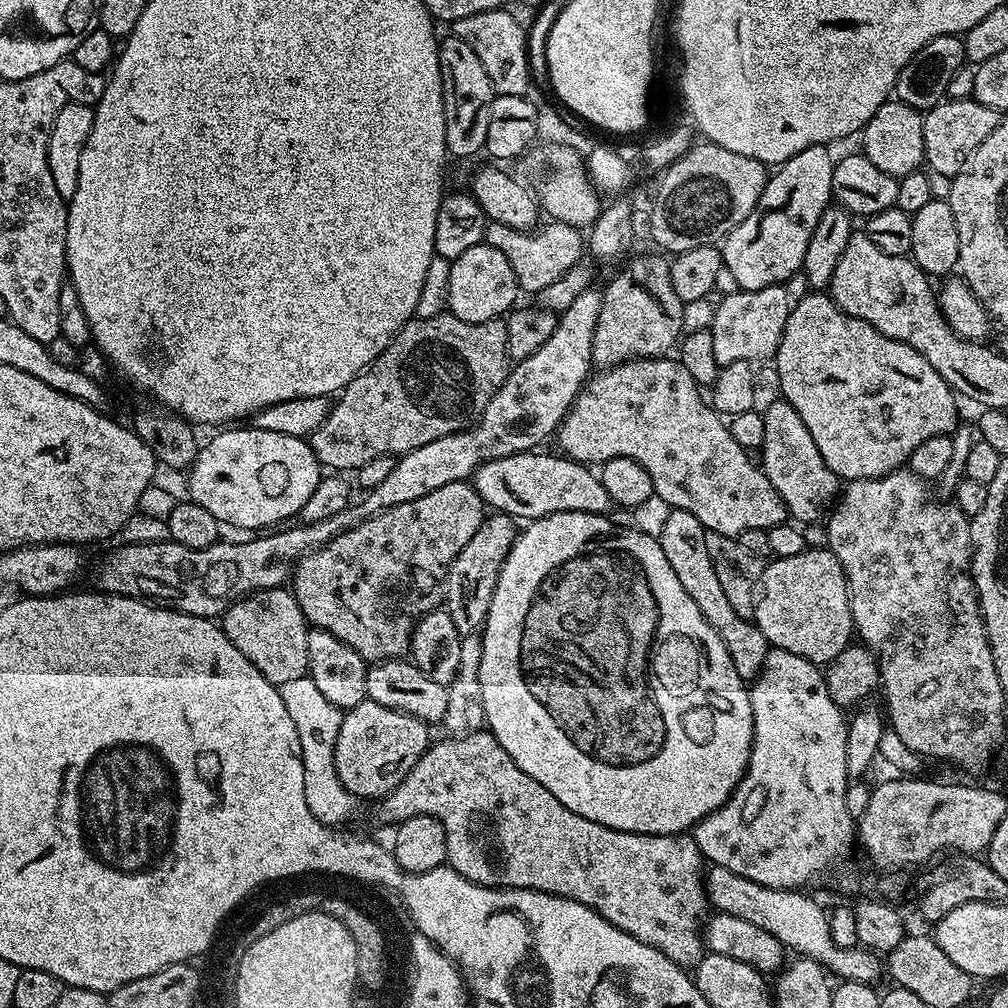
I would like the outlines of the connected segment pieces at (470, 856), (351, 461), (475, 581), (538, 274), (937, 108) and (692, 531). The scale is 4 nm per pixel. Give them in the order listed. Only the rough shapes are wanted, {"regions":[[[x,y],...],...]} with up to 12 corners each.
{"regions":[[[490,731],[429,743],[379,801],[447,867],[590,906],[695,969],[691,835],[566,810]],[[413,318],[310,438],[359,470],[480,419],[503,319]],[[489,515],[448,567],[444,604],[461,636],[488,617],[517,535]],[[494,221],[483,243],[514,269],[521,293],[540,292],[581,263],[581,229],[524,231]],[[974,99],[923,113],[924,159],[956,176],[1001,113]],[[673,508],[658,539],[734,670],[755,678],[768,639],[714,574],[706,529]]]}

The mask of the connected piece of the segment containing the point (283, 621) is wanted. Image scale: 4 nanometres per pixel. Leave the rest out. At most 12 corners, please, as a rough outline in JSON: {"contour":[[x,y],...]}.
{"contour":[[287,587],[229,604],[230,638],[272,684],[308,674],[310,625]]}

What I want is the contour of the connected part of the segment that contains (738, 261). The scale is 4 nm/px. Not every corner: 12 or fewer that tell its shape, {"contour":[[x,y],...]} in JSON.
{"contour":[[811,144],[722,241],[741,290],[787,285],[833,203]]}

